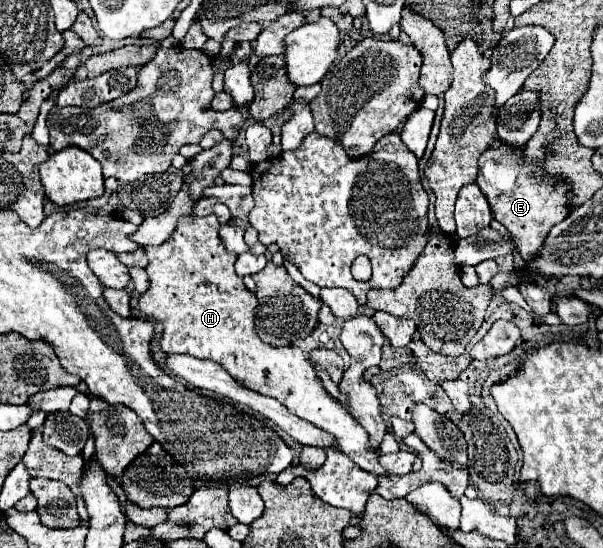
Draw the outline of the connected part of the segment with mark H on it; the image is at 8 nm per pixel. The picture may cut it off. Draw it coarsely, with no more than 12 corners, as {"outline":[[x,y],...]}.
{"outline":[[214,214],[144,248],[166,354],[222,364],[386,474],[296,346],[266,346]]}

